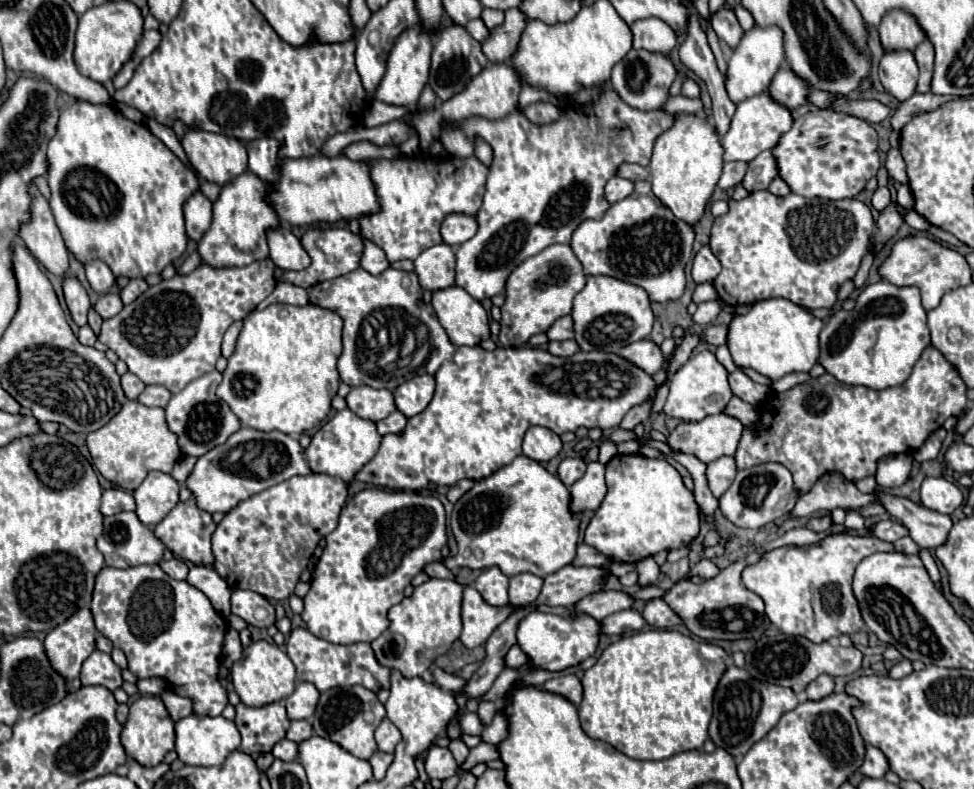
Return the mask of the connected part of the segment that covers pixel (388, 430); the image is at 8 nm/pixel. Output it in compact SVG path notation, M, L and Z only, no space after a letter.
M395 410L395 412L391 412L391 416L377 422L377 430L379 430L381 436L399 434L405 428L405 424L407 424L407 418L399 410Z

